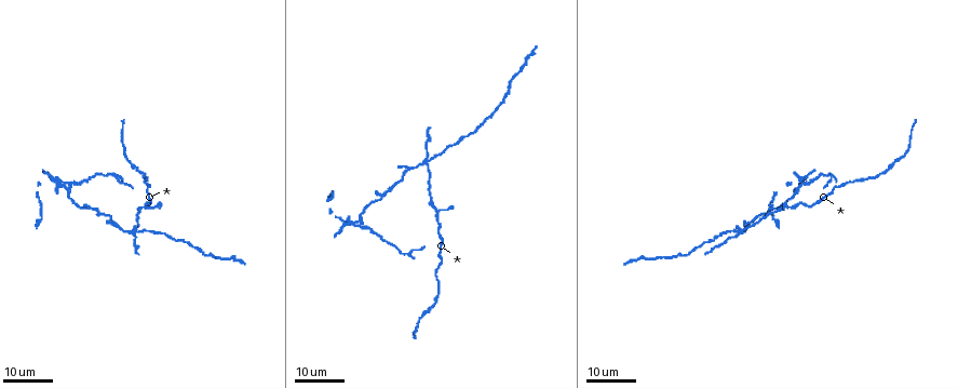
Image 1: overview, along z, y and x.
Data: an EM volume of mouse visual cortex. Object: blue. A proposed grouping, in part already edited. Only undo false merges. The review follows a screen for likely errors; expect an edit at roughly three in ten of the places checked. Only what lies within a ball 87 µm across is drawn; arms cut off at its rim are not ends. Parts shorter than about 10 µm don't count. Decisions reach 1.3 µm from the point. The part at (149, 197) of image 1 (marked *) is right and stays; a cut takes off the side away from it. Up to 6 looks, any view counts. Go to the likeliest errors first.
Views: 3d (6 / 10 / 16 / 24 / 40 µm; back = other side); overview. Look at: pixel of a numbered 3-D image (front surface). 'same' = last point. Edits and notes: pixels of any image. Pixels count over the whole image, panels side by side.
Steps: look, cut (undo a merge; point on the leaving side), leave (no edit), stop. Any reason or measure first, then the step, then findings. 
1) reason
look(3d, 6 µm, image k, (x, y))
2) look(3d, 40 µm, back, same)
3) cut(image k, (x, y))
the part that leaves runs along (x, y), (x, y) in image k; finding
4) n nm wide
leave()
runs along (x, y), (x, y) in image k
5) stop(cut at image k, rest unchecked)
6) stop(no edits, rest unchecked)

looks like a crossing
look(3d, 24 µm, image 1, (135, 232))

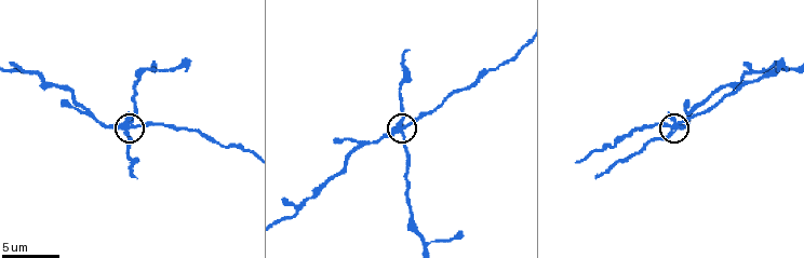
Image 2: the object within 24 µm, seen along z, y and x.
zoom in
look(3d, 10 µm, image 2, (675, 129))

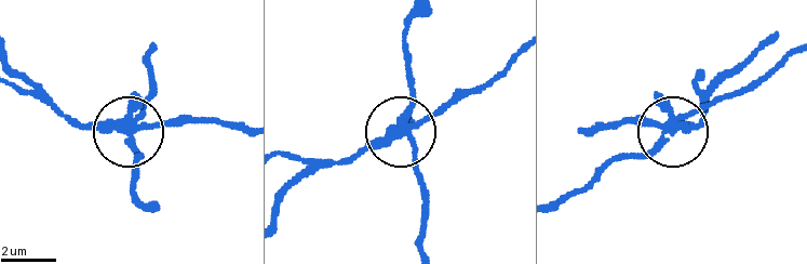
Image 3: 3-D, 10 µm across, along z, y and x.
290 nm wide
cut(image 3, (93, 122))
the part that leaves runs along (128, 127), (75, 122), (14, 67) in image 3; two neurons meet here

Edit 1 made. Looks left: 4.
three-way junction
look(3d, 10 µm, image 2, (421, 236))

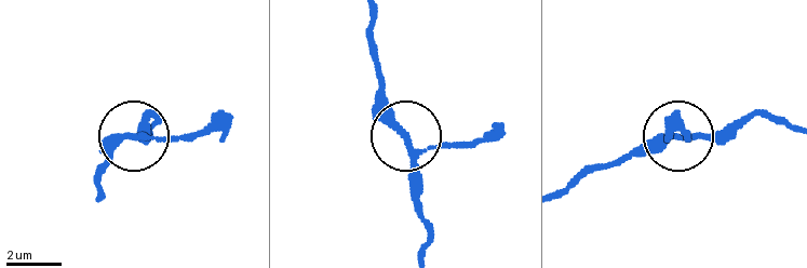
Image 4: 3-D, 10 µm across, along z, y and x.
look(3d, 6 µm, image 4, (409, 139))

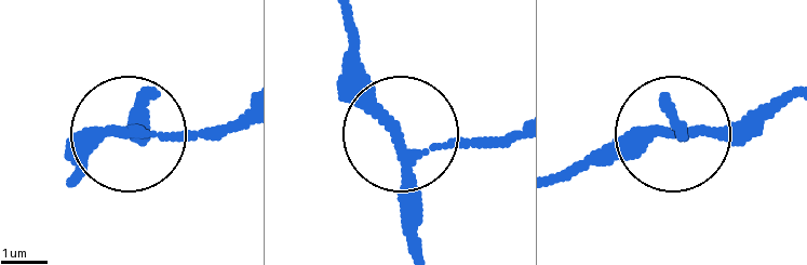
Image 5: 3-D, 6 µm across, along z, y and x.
170 nm wide
leave()
runs along (145, 96), (134, 131), (80, 161) in image 5; one neuron here

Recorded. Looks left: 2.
calibre changes
look(3d, 24 µm, image 1, (846, 184))

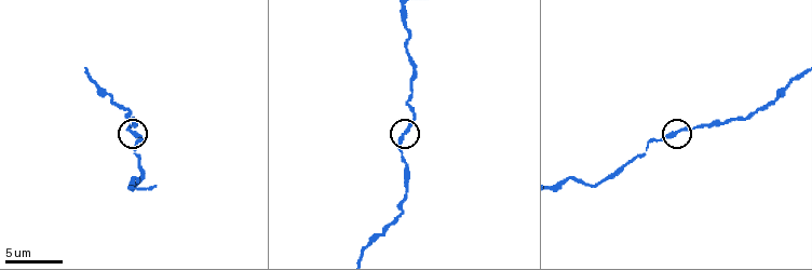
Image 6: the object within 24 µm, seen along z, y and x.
look(3d, 6 µm, image 6, (682, 131))

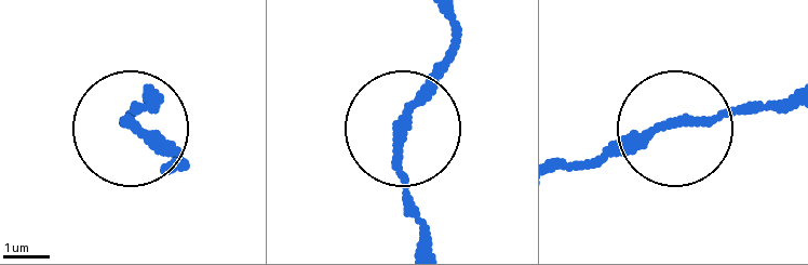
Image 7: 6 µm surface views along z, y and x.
200 nm wide
leave()
runs along (447, 14), (447, 61), (396, 166), (420, 247) in image 7; continuous, no second neuron

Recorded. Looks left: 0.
stop(cut at image 3, rest unchecked)

